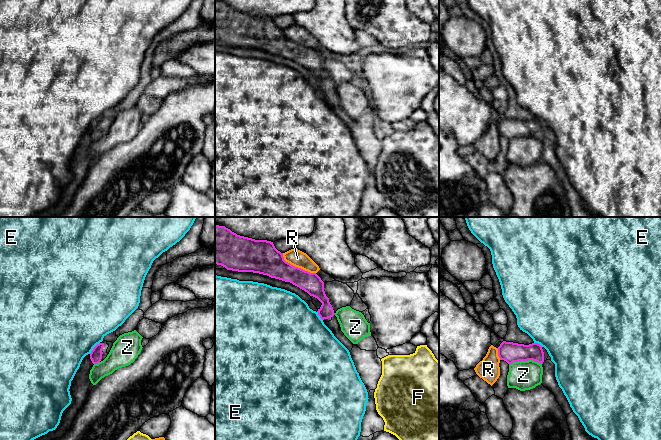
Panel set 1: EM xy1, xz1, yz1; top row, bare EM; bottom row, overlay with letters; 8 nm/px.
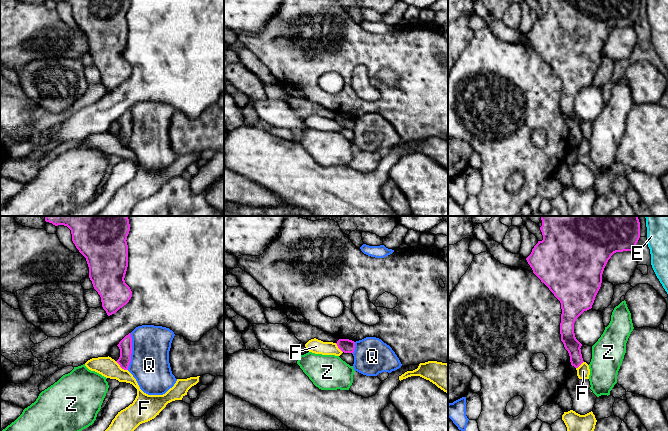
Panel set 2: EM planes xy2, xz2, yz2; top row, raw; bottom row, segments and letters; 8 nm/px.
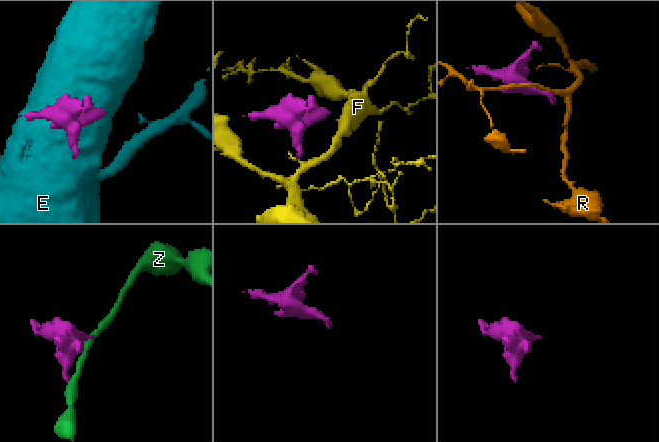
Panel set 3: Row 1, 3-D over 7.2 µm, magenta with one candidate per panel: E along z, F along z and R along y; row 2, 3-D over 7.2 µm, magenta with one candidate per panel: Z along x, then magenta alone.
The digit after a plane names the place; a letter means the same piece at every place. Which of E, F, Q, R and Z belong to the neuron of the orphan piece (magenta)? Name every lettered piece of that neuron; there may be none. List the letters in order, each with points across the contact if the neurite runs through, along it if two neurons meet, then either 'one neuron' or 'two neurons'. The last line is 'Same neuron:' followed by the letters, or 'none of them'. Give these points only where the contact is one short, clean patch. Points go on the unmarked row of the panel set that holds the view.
E: two neurons
F: along xy2 (115, 137), (127, 146) | two neurons
Q: two neurons
R: two neurons
Z: along yz1 (541, 139), (535, 136), (518, 136), (513, 137), (509, 141) | two neurons
Same neuron: none of them

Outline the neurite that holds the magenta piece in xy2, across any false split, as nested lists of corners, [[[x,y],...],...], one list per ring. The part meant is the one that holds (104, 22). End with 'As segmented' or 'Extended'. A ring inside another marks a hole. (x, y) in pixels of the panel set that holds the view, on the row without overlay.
[[[53,0],[55,2],[64,1],[71,6],[72,17],[75,20],[79,28],[86,34],[88,43],[89,43],[89,54],[92,57],[94,65],[98,68],[101,73],[102,83],[106,87],[107,91],[110,92],[116,89],[120,84],[126,81],[132,73],[132,67],[130,63],[125,59],[125,50],[128,43],[128,21],[127,21],[127,12],[130,7],[130,0]]]. As segmented

